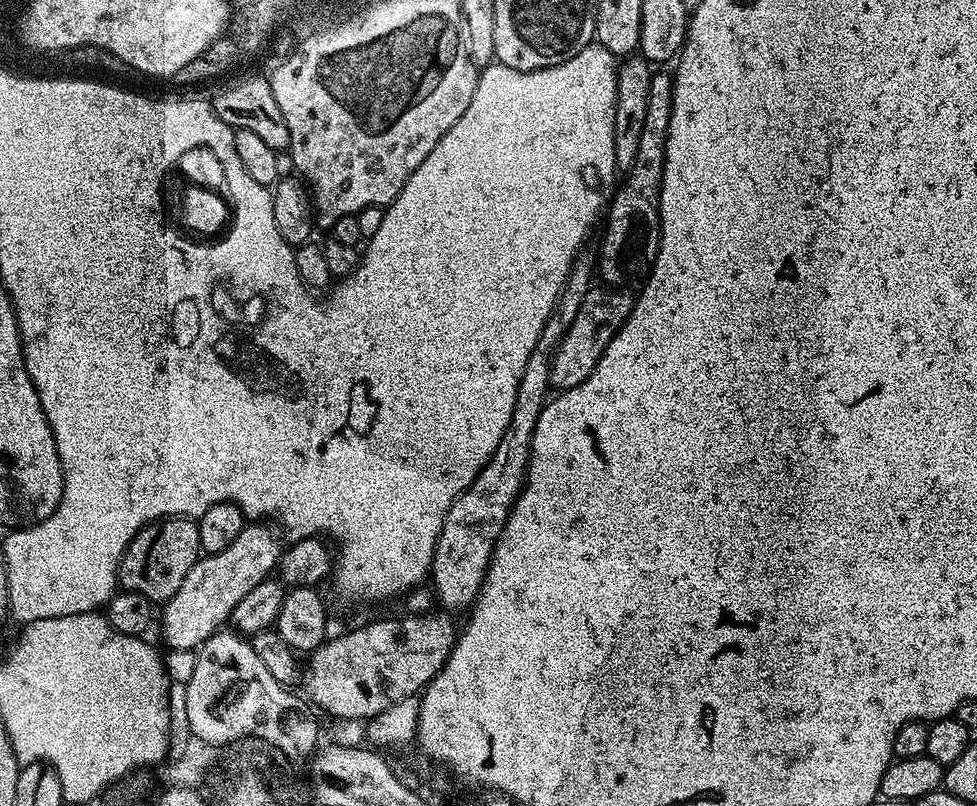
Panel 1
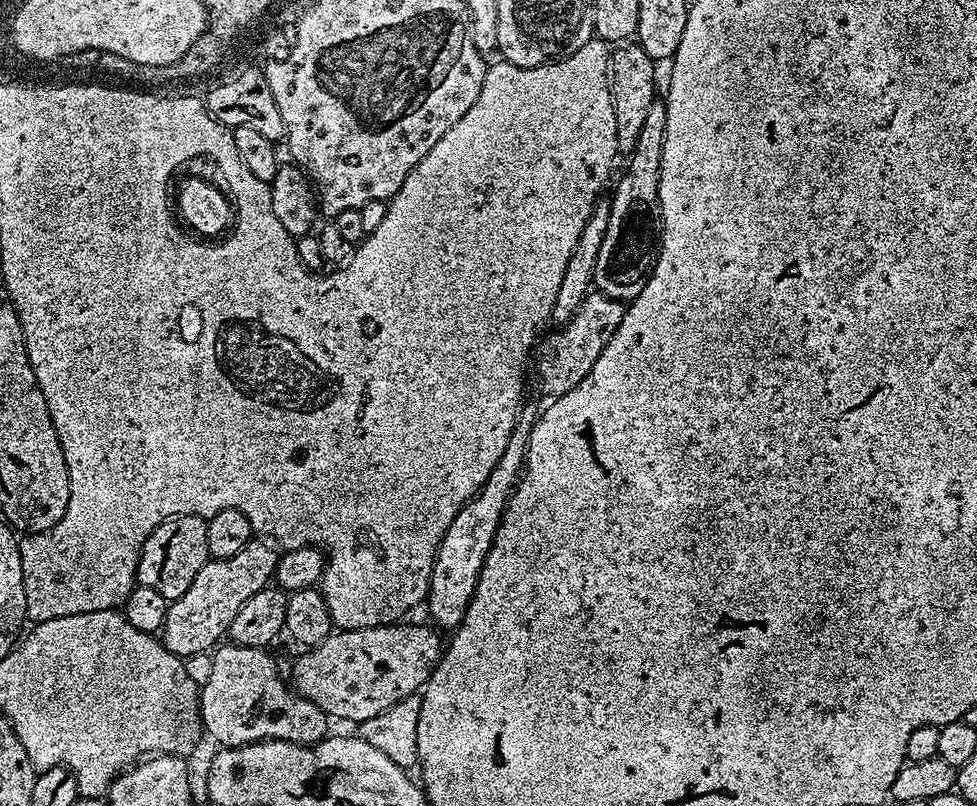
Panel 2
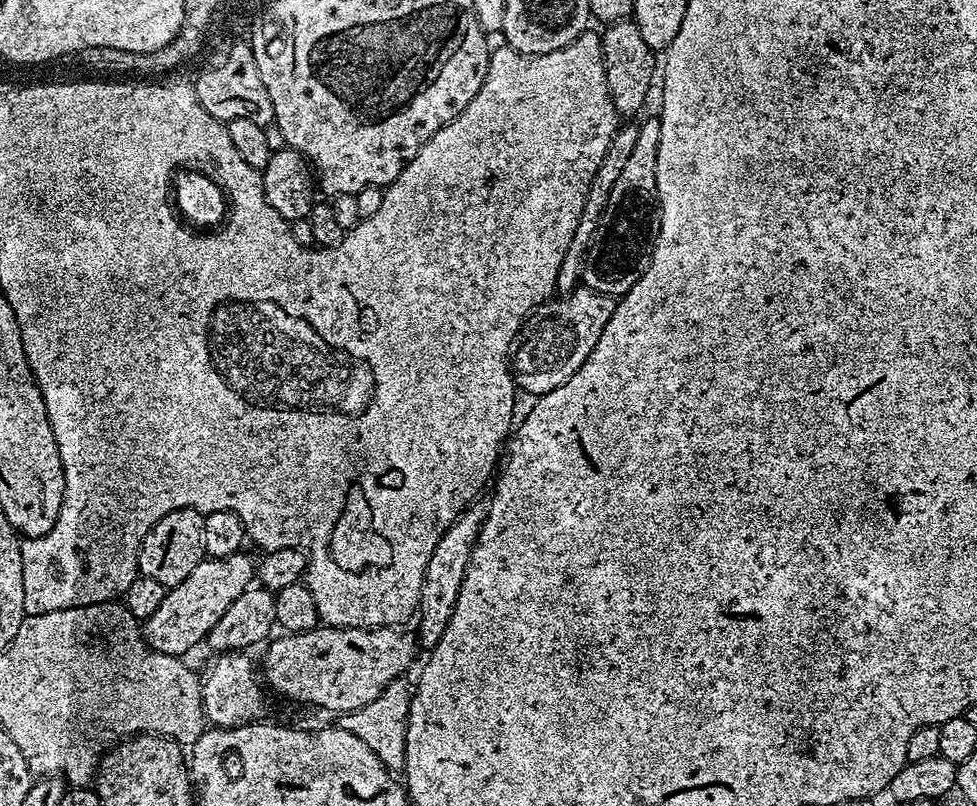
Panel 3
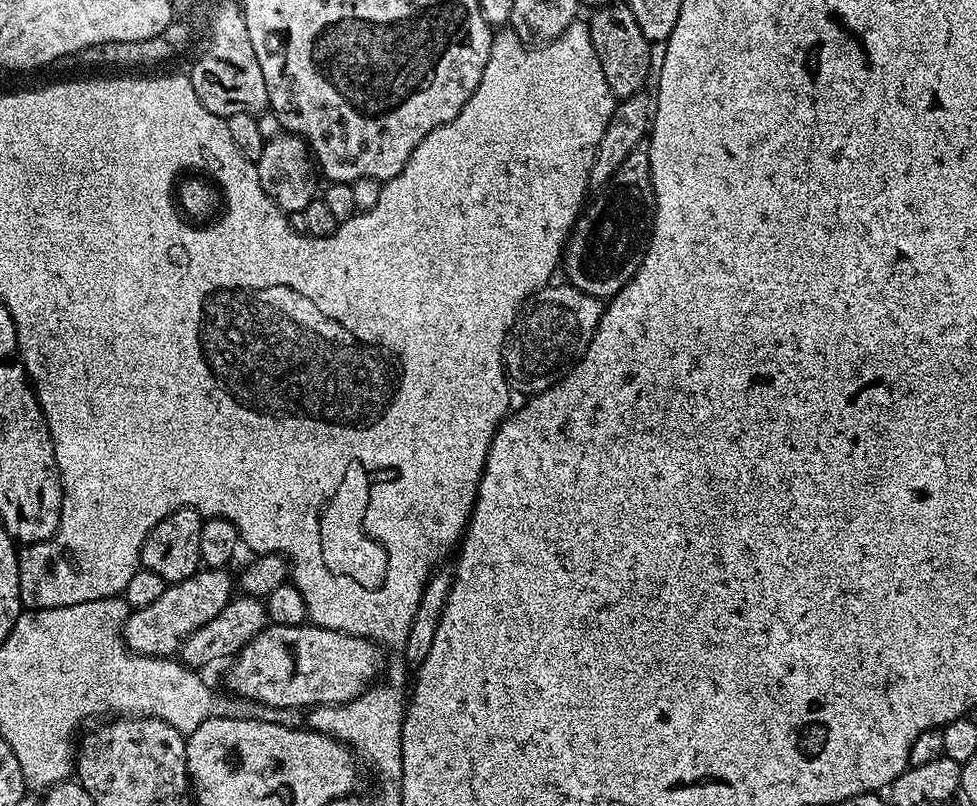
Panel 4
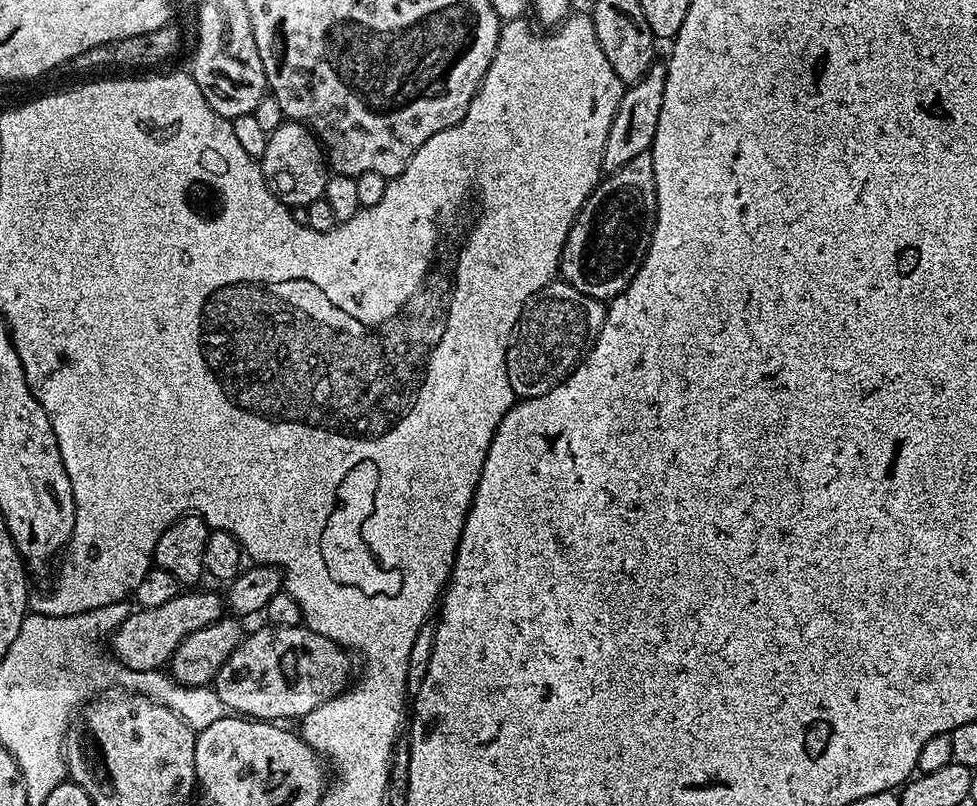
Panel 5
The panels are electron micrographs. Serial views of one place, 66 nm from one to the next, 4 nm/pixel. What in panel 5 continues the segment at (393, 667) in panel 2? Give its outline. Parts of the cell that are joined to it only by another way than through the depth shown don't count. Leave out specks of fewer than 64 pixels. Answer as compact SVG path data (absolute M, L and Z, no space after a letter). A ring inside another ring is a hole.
M307 626L299 628L263 627L257 632L250 633L249 631L215 675L216 693L218 698L222 698L224 707L229 713L269 722L288 722L284 720L292 719L295 721L297 718L303 718L306 714L310 714L310 710L330 702L349 687L348 659L350 656L340 645L335 644L332 640L322 638L322 634L310 630Z

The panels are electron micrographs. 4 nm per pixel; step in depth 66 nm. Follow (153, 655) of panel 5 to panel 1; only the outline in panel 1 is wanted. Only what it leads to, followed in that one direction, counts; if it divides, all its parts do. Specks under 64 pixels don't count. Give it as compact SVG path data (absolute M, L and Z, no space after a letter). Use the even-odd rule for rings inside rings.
M245 523L242 534L238 534L238 538L234 538L234 542L226 546L226 550L201 555L190 570L190 574L186 574L186 582L182 582L178 594L174 594L163 605L164 640L168 643L169 649L199 649L215 632L223 629L232 620L232 612L238 606L238 602L277 571L282 555L282 544L280 546L279 538L264 524L267 523Z

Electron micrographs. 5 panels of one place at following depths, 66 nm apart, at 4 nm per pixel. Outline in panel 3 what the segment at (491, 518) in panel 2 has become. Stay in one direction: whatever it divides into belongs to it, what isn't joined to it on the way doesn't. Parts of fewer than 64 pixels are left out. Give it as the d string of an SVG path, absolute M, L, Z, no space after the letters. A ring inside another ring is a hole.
M476 506L469 507L448 528L448 532L438 542L438 546L430 558L424 575L418 609L418 621L420 620L418 644L421 649L435 648L455 612L459 594L463 590L463 582L467 578L468 564L471 562L472 552L476 549L476 540L479 538L480 528L484 525L485 517L485 513L481 510L479 512Z

